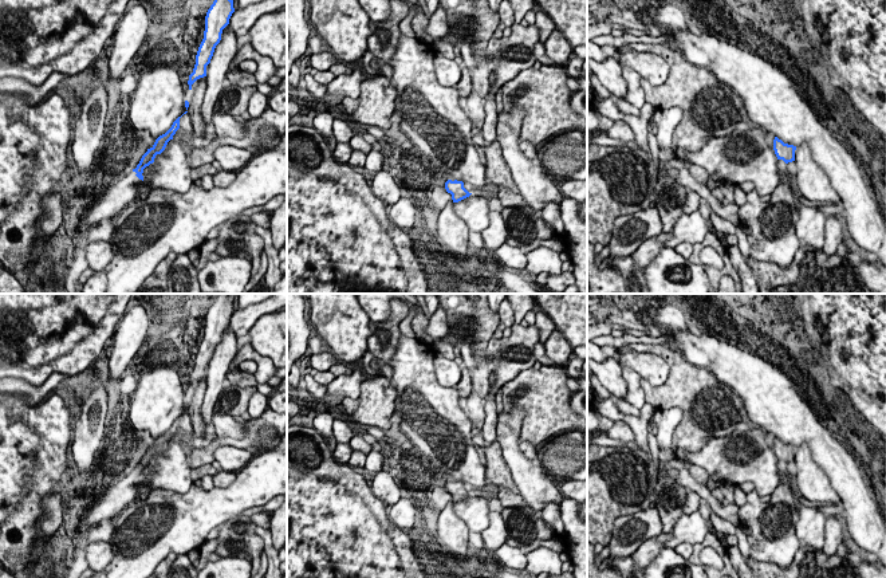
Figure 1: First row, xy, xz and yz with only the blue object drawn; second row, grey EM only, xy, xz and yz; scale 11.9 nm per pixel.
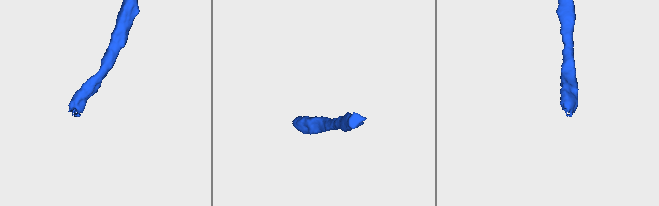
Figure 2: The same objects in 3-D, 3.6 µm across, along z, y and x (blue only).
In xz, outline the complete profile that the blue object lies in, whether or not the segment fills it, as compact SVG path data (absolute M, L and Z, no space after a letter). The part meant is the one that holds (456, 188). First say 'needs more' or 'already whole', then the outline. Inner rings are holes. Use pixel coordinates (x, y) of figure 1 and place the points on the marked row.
already whole | M448 180L445 182L445 189L448 193L452 194L453 203L458 203L458 201L461 201L472 194L464 188L464 182L457 181L457 180L454 180L454 181Z

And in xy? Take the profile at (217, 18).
already whole | M214 0L205 16L204 39L196 55L193 72L189 75L189 90L192 84L206 76L206 66L210 63L216 46L221 40L223 30L229 24L235 12L233 0Z

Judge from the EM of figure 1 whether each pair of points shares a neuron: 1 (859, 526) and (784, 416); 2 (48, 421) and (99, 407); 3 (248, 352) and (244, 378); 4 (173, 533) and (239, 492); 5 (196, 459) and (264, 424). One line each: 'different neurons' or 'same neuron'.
1: same neuron
2: different neurons
3: different neurons
4: same neuron
5: same neuron

